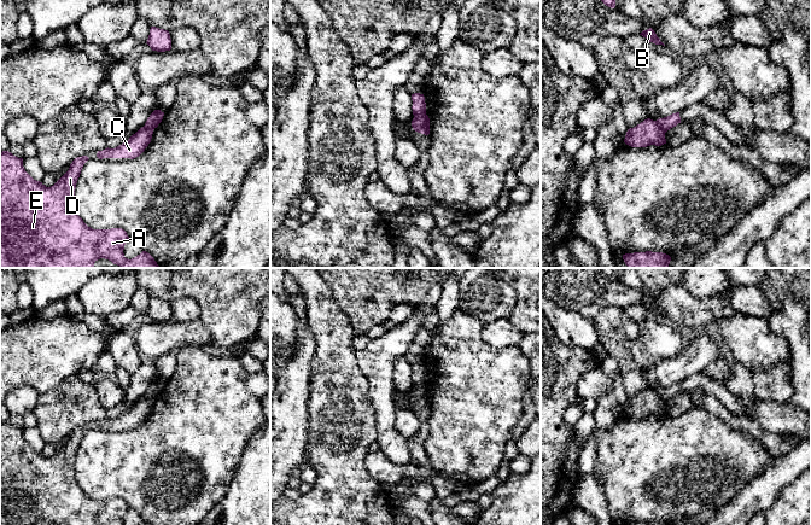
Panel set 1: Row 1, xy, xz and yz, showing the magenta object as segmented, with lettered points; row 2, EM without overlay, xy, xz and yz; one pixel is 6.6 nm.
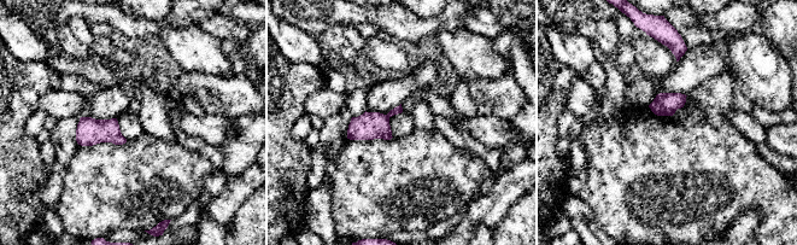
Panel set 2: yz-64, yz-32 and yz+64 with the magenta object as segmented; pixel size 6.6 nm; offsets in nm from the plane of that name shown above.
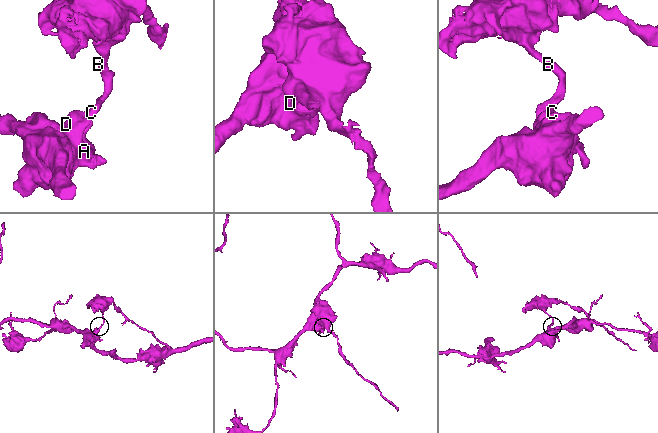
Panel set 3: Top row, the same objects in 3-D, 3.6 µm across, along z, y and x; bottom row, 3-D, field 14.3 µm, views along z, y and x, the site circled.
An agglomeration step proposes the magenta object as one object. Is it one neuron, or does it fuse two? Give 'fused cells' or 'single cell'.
fused cells

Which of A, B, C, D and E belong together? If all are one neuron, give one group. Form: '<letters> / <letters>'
A C D E / B

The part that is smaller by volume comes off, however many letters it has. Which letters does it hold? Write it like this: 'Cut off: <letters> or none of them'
Cut off: B

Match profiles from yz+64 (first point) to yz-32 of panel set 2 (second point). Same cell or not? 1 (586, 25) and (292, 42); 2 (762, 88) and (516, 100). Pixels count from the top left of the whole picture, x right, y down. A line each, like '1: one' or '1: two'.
1: two
2: two

